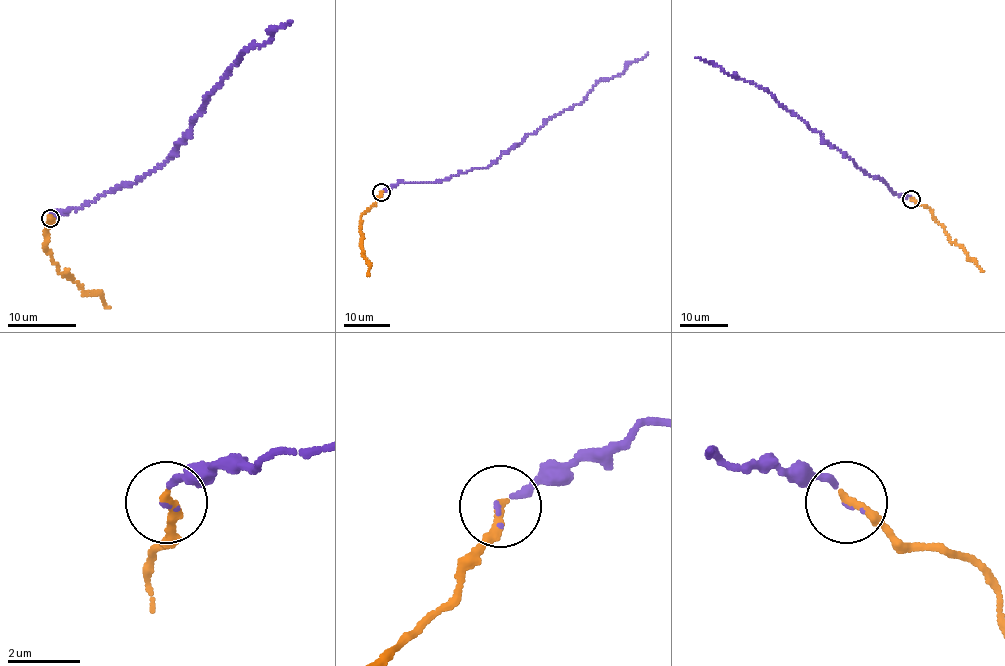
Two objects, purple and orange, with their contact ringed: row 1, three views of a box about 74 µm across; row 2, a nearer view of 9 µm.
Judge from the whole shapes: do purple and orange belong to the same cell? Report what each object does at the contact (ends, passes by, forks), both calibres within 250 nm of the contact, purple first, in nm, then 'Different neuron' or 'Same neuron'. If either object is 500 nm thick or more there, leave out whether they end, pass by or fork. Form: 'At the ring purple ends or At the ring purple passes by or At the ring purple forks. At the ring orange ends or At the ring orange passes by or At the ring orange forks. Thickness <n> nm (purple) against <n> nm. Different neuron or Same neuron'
At the ring purple ends. At the ring orange ends. Thickness 120 nm (purple) against 240 nm. Same neuron

